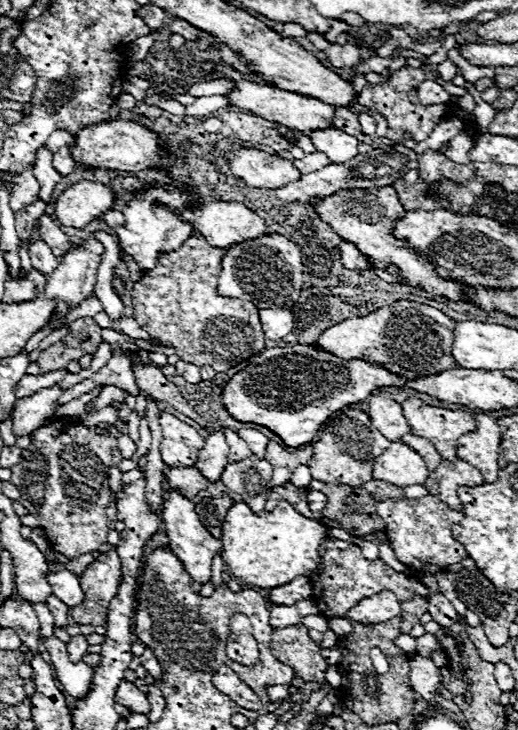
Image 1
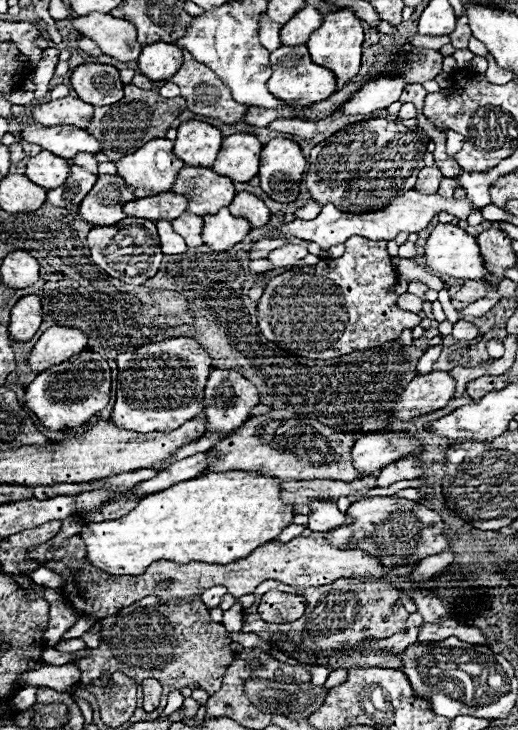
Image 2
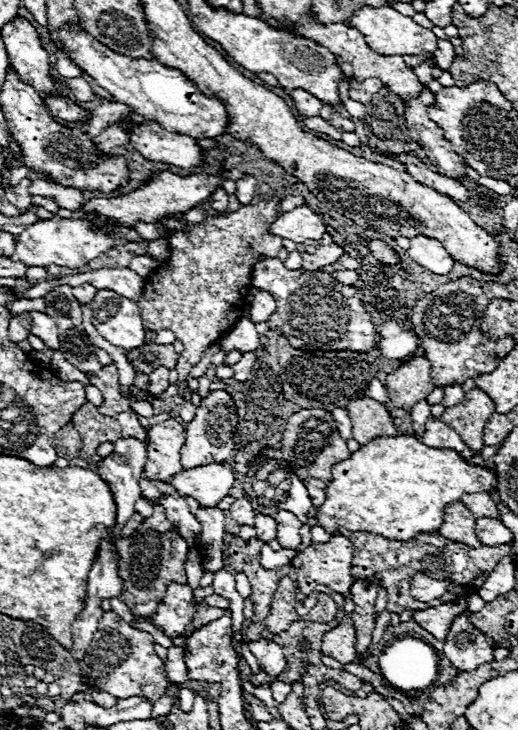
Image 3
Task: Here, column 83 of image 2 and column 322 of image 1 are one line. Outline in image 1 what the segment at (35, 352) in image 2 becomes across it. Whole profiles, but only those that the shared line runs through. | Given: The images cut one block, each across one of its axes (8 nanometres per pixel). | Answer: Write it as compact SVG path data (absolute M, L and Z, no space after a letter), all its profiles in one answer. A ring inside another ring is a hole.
M400 300L368 316L348 318L340 324L330 326L320 334L316 346L338 358L360 358L386 366L390 372L402 374L406 378L418 378L456 366L450 354L454 324L456 322L452 318L432 306Z

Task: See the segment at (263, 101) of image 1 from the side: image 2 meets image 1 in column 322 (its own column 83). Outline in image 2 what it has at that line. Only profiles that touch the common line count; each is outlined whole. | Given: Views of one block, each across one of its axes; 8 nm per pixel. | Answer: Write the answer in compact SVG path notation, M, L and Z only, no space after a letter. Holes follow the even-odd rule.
M58 98L50 102L42 102L32 108L32 118L42 124L42 126L60 126L60 124L70 124L70 126L82 126L86 128L90 124L94 106L82 102L80 98Z

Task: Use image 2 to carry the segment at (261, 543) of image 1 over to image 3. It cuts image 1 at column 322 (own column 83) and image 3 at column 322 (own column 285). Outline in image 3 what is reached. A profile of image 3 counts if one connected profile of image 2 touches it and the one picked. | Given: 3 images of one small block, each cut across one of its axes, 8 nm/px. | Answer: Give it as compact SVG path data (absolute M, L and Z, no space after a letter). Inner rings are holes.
M386 436L374 438L354 452L348 460L332 466L332 480L326 486L326 500L318 508L316 520L328 534L336 534L340 528L352 532L372 532L384 538L394 538L408 542L420 532L436 532L442 526L444 506L448 502L458 502L462 494L488 492L496 484L496 470L486 470L470 466L460 454L446 448L430 448L422 444L416 436Z

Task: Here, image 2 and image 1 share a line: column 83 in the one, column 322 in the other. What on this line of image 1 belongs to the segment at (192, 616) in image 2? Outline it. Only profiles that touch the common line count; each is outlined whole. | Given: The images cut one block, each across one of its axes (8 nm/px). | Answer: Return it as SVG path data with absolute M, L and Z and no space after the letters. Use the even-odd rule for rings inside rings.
M304 624L274 628L272 632L272 654L286 666L294 668L296 676L304 678L306 682L320 682L324 680L324 670L328 664L320 656L320 648L308 636L308 628Z

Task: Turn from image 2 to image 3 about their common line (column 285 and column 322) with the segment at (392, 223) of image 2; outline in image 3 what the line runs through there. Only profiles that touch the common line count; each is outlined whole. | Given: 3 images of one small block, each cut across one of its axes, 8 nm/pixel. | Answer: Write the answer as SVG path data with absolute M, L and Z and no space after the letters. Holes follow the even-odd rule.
M298 206L282 216L276 218L276 222L268 230L272 236L294 240L296 244L302 244L306 240L320 240L324 236L324 224L306 206Z

